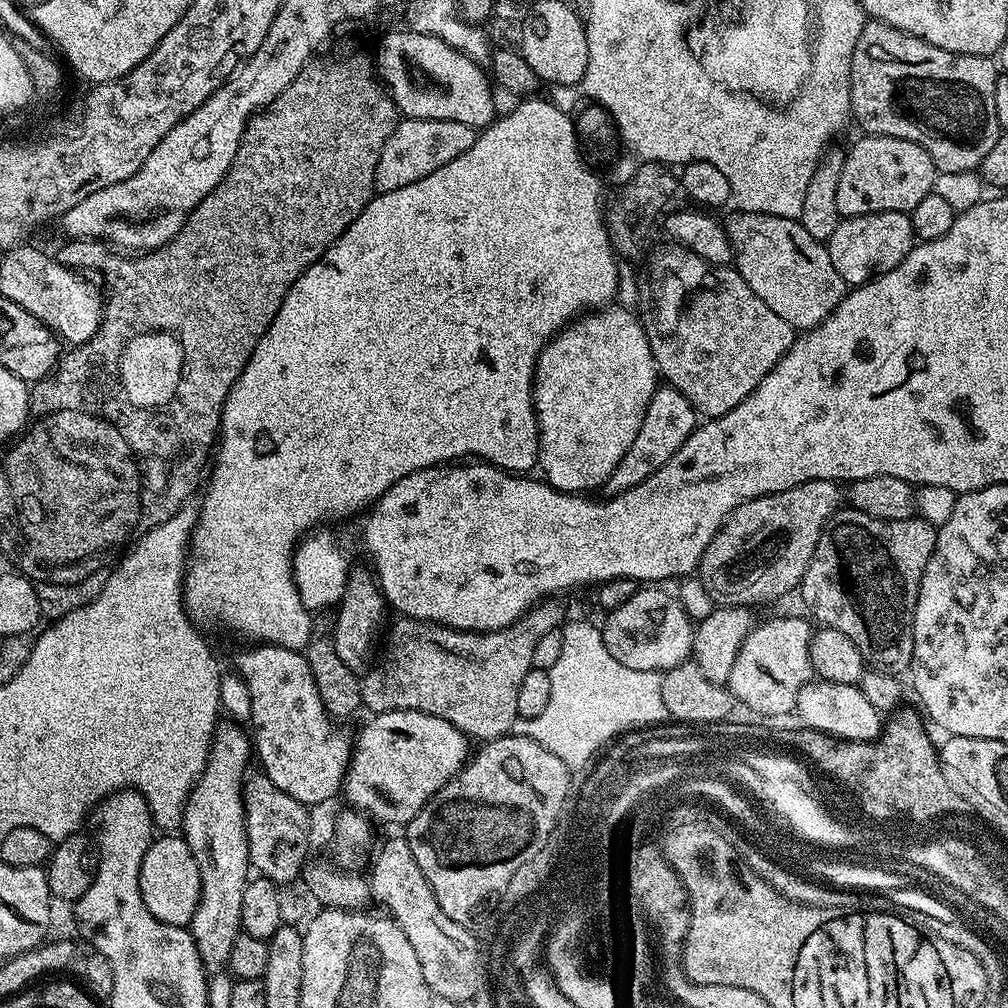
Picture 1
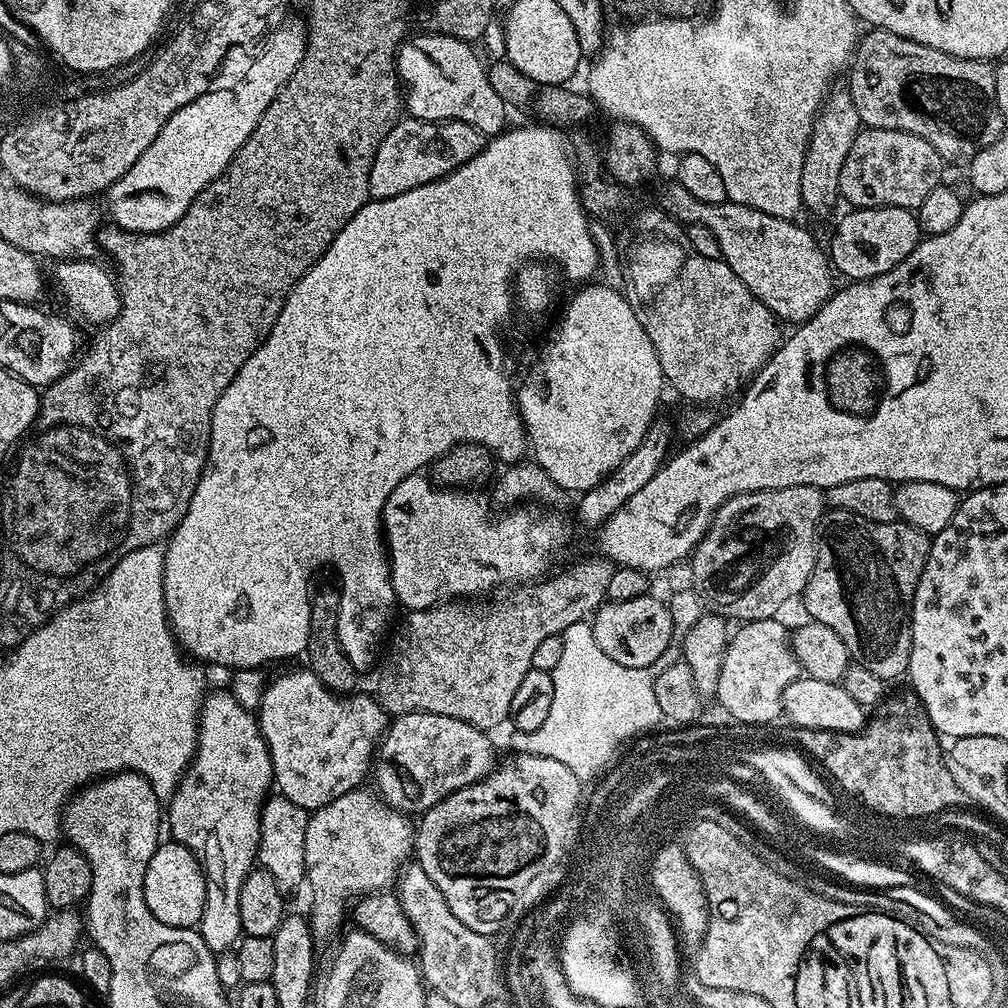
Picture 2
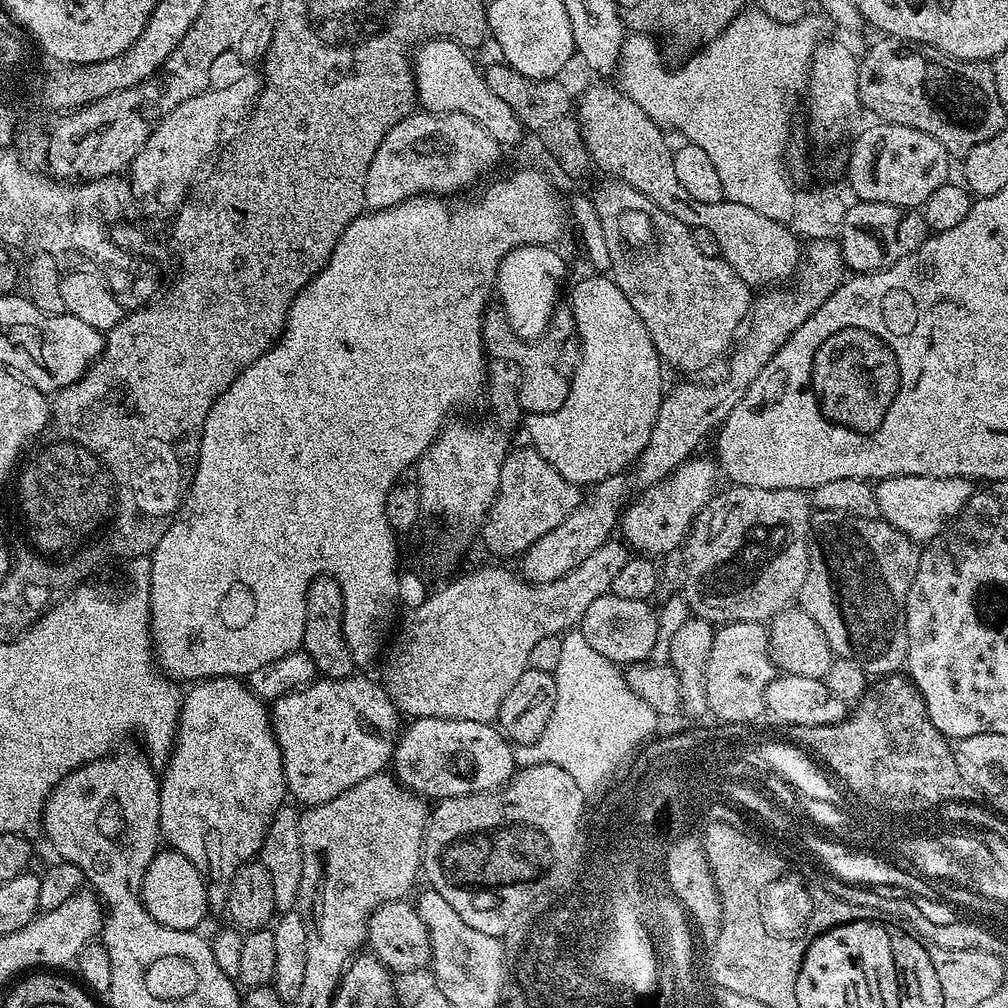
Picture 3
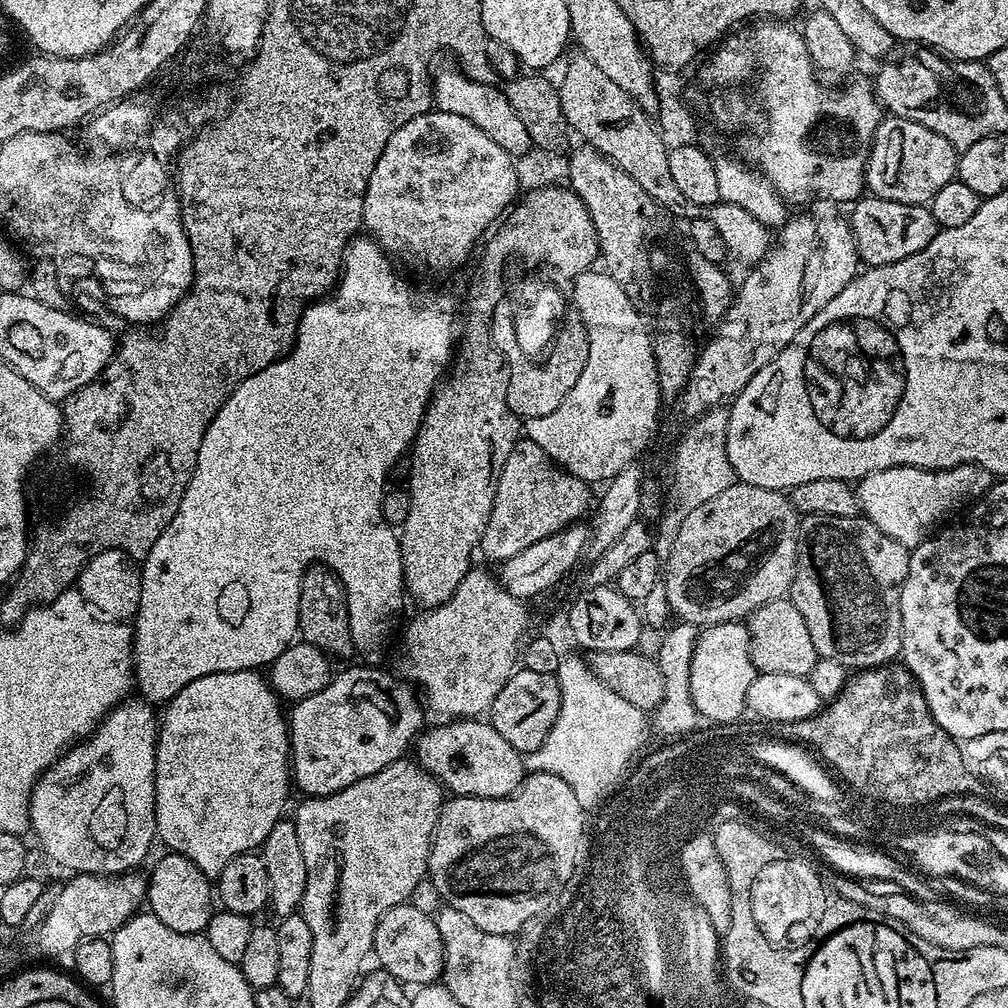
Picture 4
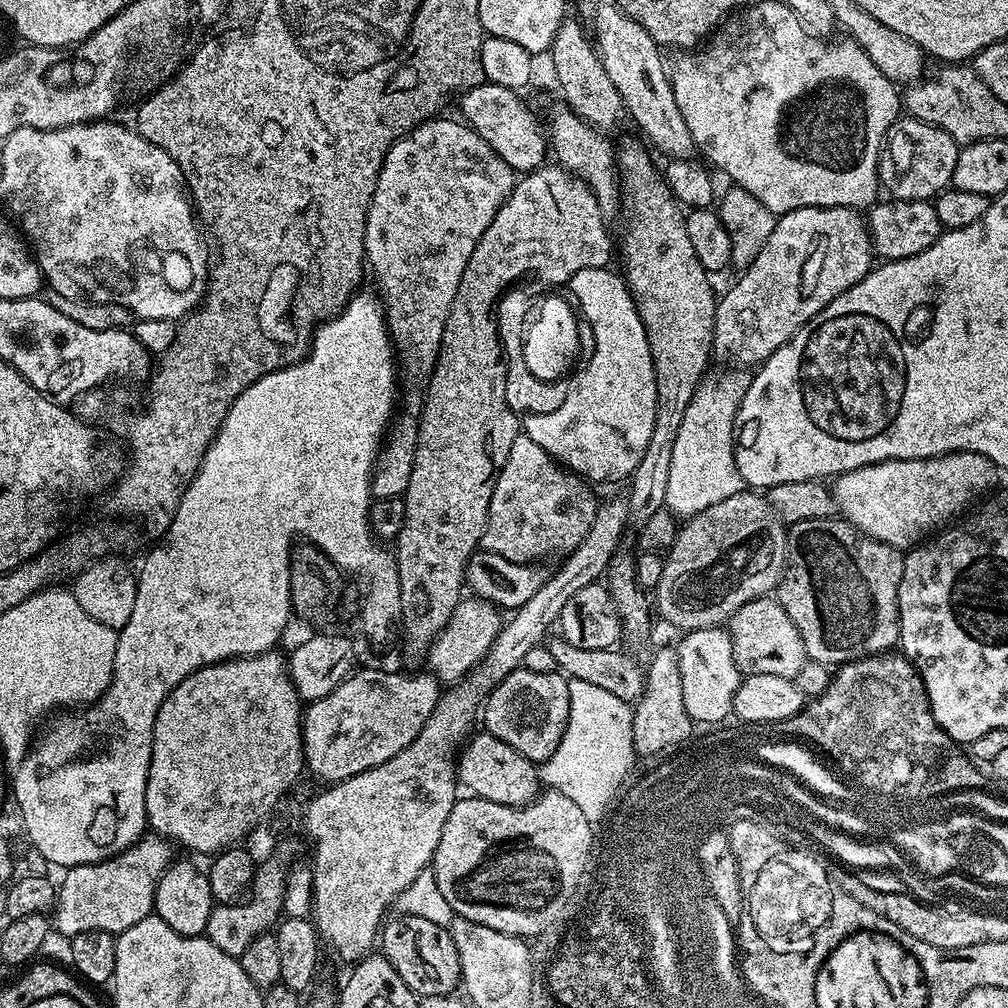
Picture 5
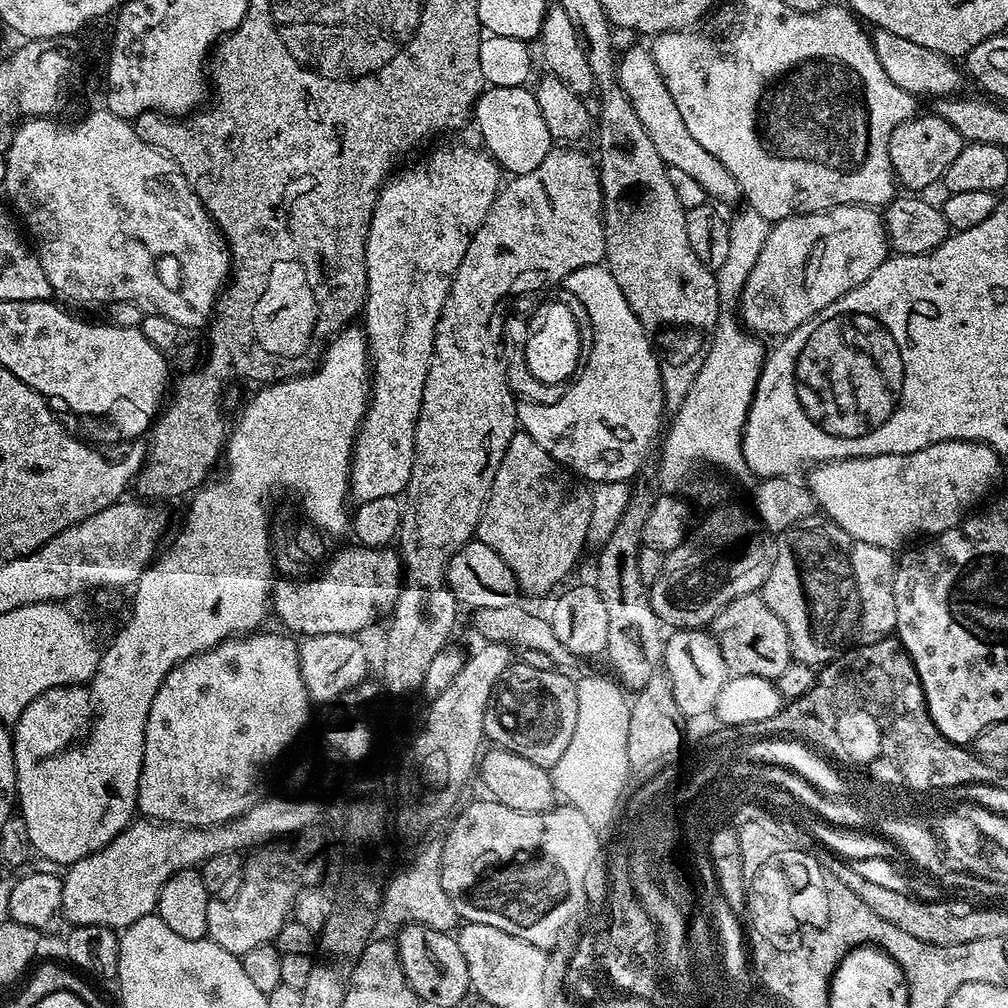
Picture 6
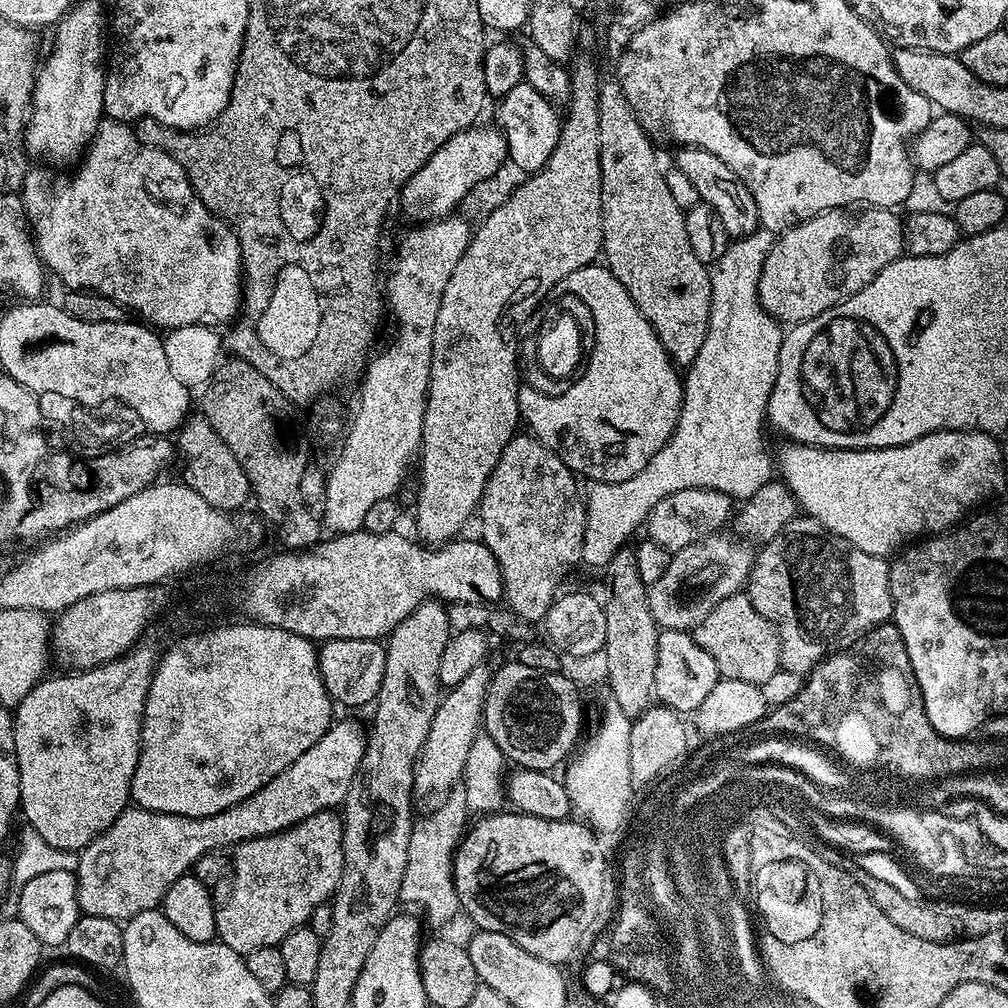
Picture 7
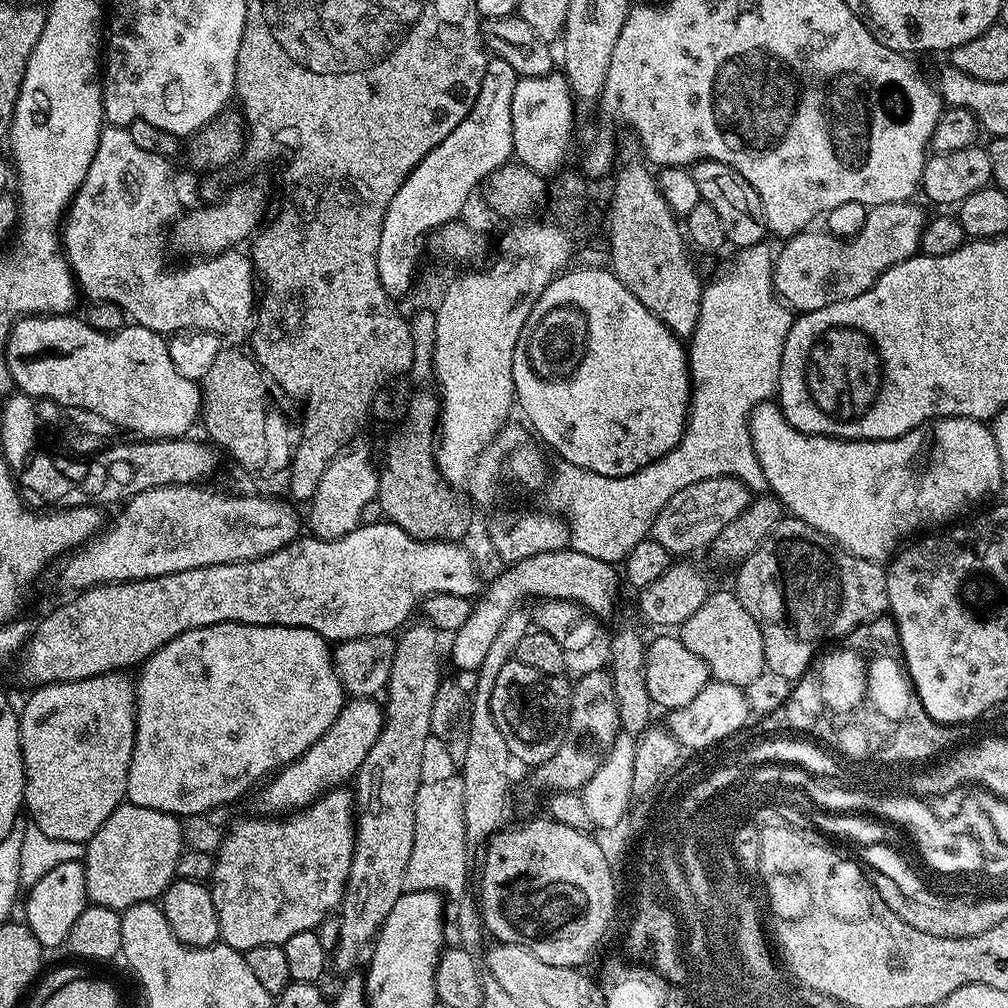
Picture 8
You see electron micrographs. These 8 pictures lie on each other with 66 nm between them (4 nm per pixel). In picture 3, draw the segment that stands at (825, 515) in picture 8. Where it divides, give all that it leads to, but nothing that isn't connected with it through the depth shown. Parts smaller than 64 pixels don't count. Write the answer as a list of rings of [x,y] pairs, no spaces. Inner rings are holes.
[[[891,476],[875,485],[880,516],[917,542],[933,540],[951,520],[968,505],[974,491],[973,481],[966,478],[926,478],[925,476]]]

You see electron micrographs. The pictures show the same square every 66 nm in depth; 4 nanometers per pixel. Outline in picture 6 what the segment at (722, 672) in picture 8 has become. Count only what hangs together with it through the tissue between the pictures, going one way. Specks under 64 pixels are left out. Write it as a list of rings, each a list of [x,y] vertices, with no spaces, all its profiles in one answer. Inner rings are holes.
[[[763,595],[734,598],[730,606],[713,618],[710,631],[718,642],[718,650],[722,650],[722,658],[732,676],[757,676],[775,682],[778,674],[782,674],[782,670],[793,663],[786,626],[782,626],[778,614],[766,606]]]

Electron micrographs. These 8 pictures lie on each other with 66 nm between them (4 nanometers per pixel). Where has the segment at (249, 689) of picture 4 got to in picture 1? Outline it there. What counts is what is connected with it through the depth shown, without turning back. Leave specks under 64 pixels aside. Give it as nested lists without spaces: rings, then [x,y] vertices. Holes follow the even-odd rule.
[[[221,723],[212,735],[208,761],[188,796],[182,825],[182,835],[200,871],[200,901],[190,931],[200,961],[209,973],[228,967],[234,938],[242,932],[242,894],[250,879],[248,835],[244,829],[244,782],[250,772],[248,763],[254,760],[254,745],[249,733],[240,729],[243,727],[227,723]]]

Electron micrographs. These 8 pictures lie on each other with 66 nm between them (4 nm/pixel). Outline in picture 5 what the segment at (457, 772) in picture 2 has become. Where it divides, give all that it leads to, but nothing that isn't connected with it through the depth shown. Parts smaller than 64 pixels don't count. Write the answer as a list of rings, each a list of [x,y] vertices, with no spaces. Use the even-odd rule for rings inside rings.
[[[486,730],[477,731],[463,745],[458,756],[458,780],[463,787],[465,784],[469,788],[467,791],[471,795],[511,808],[523,808],[525,804],[531,804],[542,788],[537,765]]]

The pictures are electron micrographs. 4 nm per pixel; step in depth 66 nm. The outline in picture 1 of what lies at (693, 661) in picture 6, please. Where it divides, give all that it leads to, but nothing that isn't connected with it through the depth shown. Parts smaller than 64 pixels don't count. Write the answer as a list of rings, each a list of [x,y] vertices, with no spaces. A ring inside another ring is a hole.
[[[776,616],[753,627],[746,642],[742,642],[742,650],[738,650],[738,658],[734,658],[734,670],[730,670],[726,685],[741,705],[760,716],[795,713],[798,694],[814,679],[810,660],[814,628],[805,620],[800,616]]]

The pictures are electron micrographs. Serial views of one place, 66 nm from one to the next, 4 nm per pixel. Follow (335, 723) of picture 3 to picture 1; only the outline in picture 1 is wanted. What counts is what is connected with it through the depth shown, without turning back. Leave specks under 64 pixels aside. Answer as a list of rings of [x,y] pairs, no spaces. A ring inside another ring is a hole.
[[[257,643],[248,646],[236,660],[235,671],[245,680],[250,692],[250,739],[254,745],[254,756],[262,767],[263,775],[298,802],[306,806],[320,804],[332,795],[339,793],[344,787],[344,778],[348,774],[348,764],[352,761],[354,747],[350,736],[332,728],[333,721],[328,711],[322,706],[322,698],[318,694],[318,686],[314,686],[314,674],[310,674],[310,666],[306,662],[303,651],[295,652],[277,644]]]

